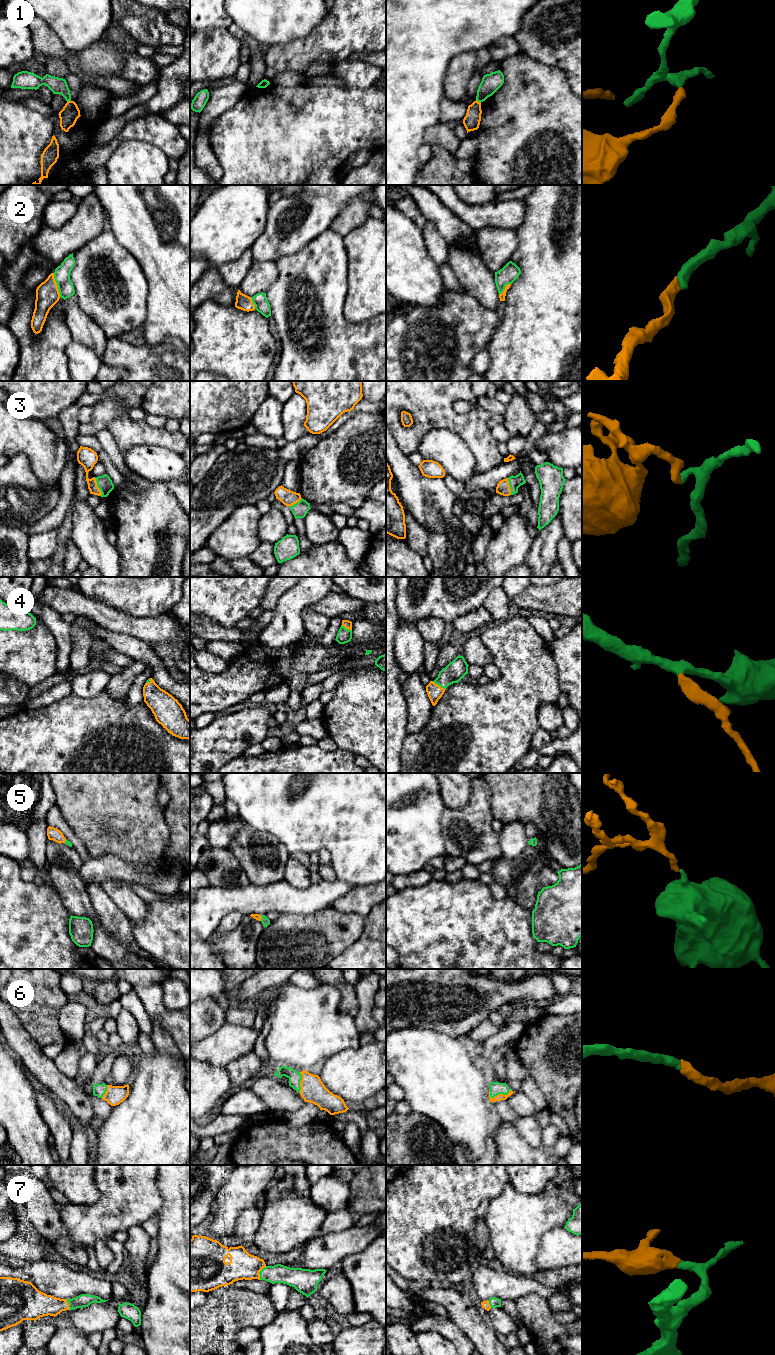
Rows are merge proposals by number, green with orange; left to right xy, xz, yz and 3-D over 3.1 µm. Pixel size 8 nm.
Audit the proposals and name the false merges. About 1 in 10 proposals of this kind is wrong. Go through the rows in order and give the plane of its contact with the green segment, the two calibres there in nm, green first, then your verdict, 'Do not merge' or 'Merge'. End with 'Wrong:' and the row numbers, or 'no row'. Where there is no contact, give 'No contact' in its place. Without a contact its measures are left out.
1: Touches green in yz. Thickness 150 nm (green) against 140 nm. Do not merge
2: Touches green in xy. Thickness 130 nm (green) against 190 nm. Merge
3: Touches green in xy. Thickness 120 nm (green) against 150 nm. Merge
4: Touches green in yz. Thickness 160 nm (green) against 120 nm. Merge
5: Touches green in xz. Thickness 70 nm (green) against 50 nm. Merge
6: Touches green in yz. Thickness 110 nm (green) against 50 nm. Merge
7: Touches green in xz. Thickness 150 nm (green) against 220 nm. Merge
Wrong: 1

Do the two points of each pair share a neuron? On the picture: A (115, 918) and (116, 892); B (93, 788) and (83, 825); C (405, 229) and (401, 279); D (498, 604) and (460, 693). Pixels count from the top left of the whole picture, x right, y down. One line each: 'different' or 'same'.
A: different
B: same
C: same
D: different

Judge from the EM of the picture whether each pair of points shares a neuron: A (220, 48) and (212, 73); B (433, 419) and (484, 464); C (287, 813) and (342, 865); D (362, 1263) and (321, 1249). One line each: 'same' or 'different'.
A: same
B: same
C: same
D: different

